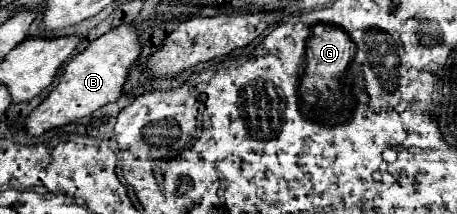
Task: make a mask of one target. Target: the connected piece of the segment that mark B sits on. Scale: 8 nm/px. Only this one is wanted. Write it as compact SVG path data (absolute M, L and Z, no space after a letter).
M123 24L99 36L97 40L89 42L89 46L83 52L79 52L65 64L59 84L51 90L51 94L25 118L23 124L25 132L29 136L41 136L51 128L73 124L79 118L93 114L101 106L115 102L121 96L129 68L137 64L139 54L141 54L141 44L137 32L129 24Z

